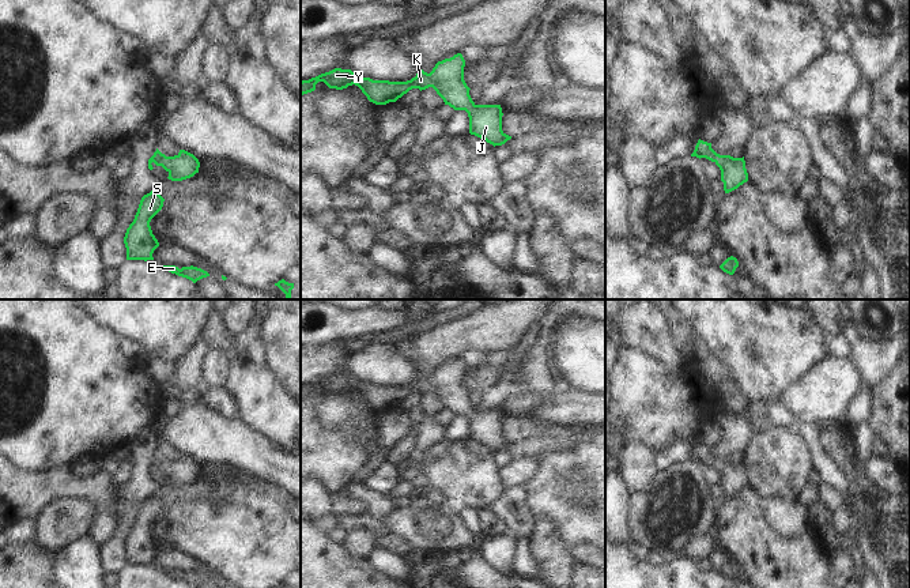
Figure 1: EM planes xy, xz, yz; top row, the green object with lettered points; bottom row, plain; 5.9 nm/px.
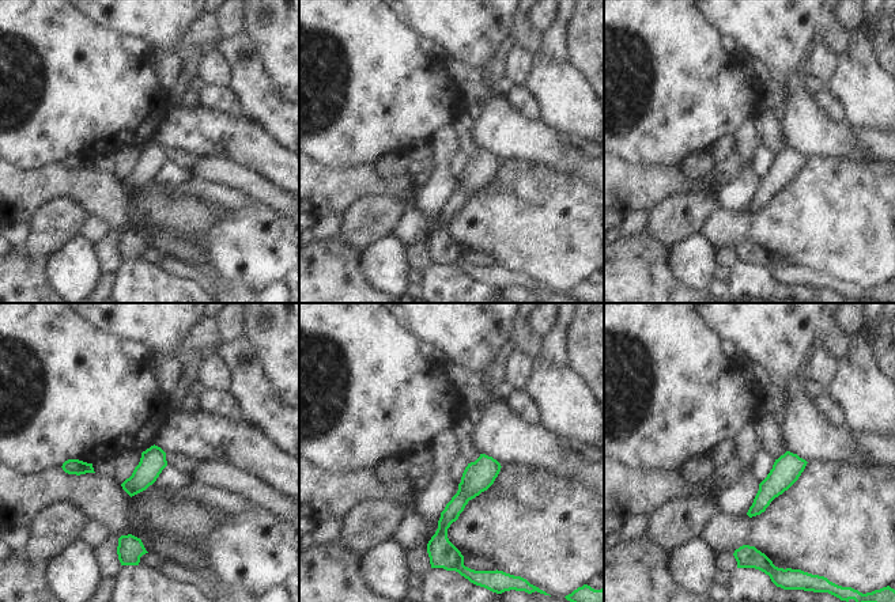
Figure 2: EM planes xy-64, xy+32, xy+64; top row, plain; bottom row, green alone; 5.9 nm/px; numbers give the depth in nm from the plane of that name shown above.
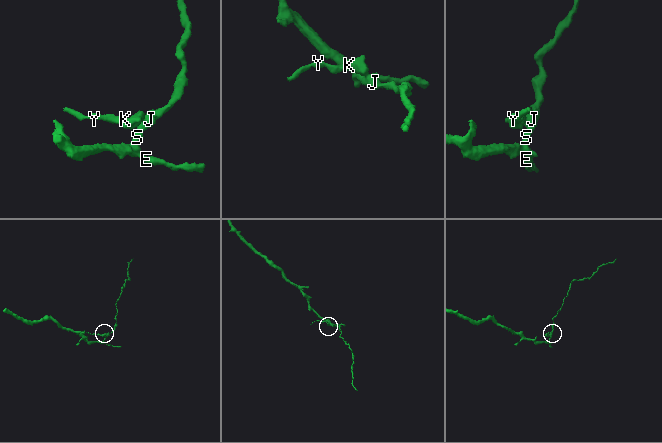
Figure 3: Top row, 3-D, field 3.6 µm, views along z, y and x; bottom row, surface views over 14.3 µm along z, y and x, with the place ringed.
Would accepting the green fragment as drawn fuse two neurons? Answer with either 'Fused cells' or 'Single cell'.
Single cell.

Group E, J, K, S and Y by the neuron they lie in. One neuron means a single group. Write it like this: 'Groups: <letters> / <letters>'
Groups: E J K S Y.

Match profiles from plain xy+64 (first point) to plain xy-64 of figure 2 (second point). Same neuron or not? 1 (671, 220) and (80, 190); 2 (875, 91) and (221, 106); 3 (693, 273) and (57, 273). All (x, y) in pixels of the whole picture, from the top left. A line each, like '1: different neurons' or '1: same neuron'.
1: different neurons
2: different neurons
3: same neuron

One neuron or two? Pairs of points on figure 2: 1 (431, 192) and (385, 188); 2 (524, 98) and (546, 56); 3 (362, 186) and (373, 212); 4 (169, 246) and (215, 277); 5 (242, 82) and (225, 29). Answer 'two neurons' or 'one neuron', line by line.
1: two neurons
2: two neurons
3: two neurons
4: one neuron
5: two neurons

